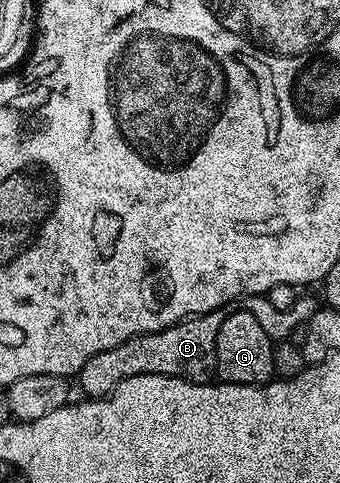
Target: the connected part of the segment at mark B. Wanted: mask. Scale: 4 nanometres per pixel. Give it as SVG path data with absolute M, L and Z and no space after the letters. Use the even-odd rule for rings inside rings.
M228 307L216 308L214 312L190 316L180 324L173 324L161 332L145 332L142 336L133 336L111 350L95 354L84 364L79 373L81 388L85 391L82 393L89 398L107 396L120 380L143 374L181 376L184 380L194 380L196 384L212 381L217 366L219 326L223 326L229 314Z

